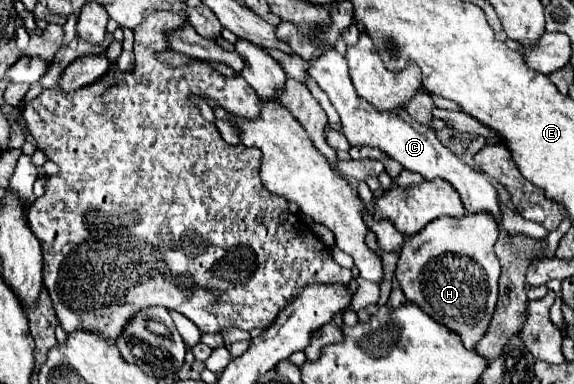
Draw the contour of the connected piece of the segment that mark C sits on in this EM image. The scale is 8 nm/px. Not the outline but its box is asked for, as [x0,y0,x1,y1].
[310,49,502,225]

